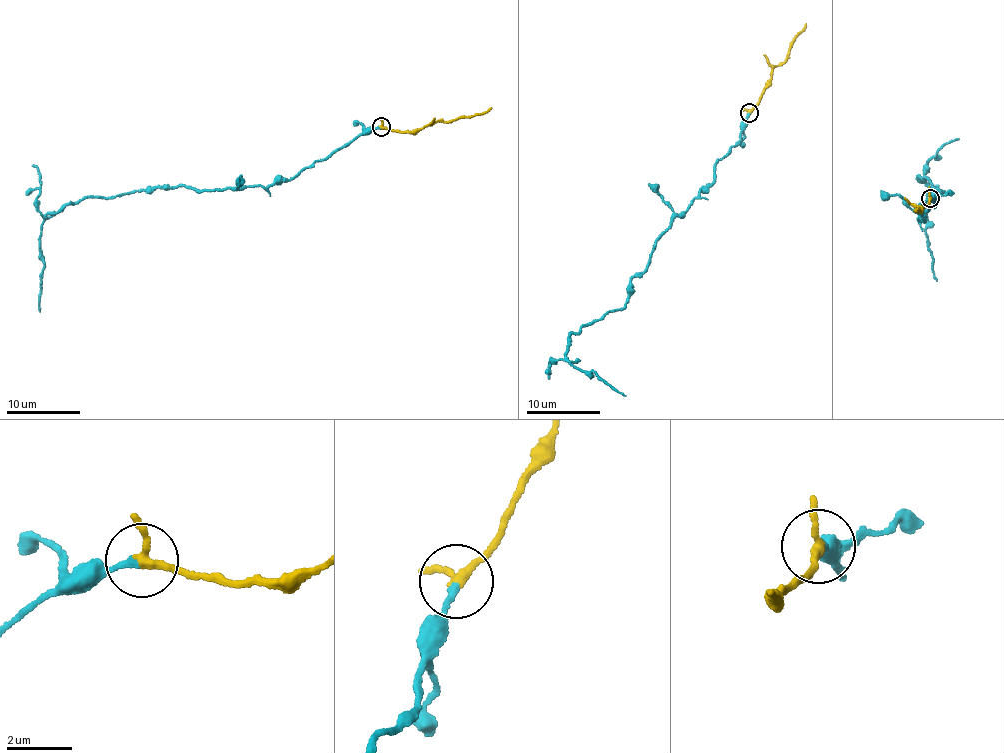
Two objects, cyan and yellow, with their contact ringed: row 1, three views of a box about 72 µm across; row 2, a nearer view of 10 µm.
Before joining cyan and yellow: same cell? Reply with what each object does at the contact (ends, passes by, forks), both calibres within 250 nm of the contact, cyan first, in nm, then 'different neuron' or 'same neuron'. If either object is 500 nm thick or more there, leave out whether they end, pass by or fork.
cyan ends; yellow passes by; calibres 200 and 240 nm; same neuron

